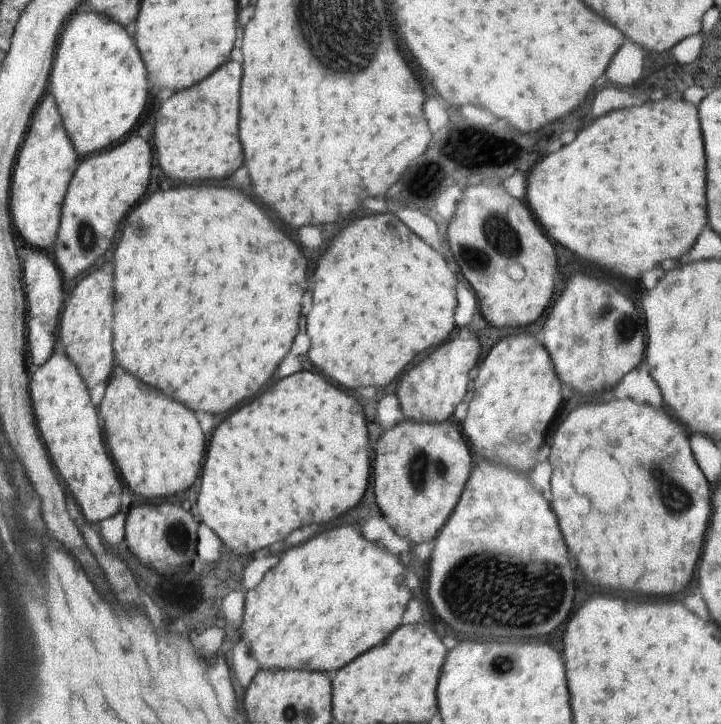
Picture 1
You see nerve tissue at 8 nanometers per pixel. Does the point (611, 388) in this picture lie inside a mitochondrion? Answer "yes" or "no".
no

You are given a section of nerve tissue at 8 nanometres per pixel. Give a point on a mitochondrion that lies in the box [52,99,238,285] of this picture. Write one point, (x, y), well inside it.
(87, 235)

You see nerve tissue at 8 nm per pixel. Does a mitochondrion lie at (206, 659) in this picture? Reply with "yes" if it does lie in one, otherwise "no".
no

